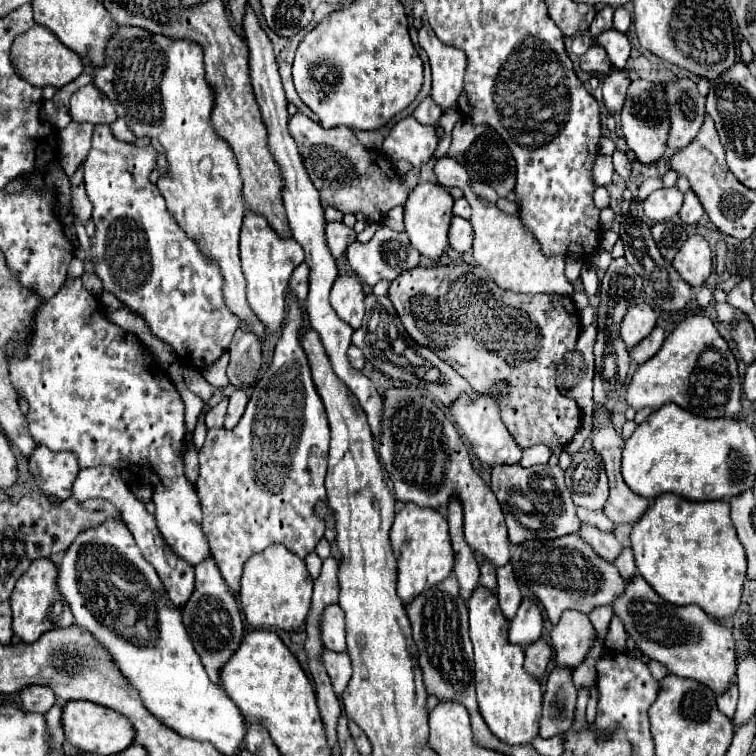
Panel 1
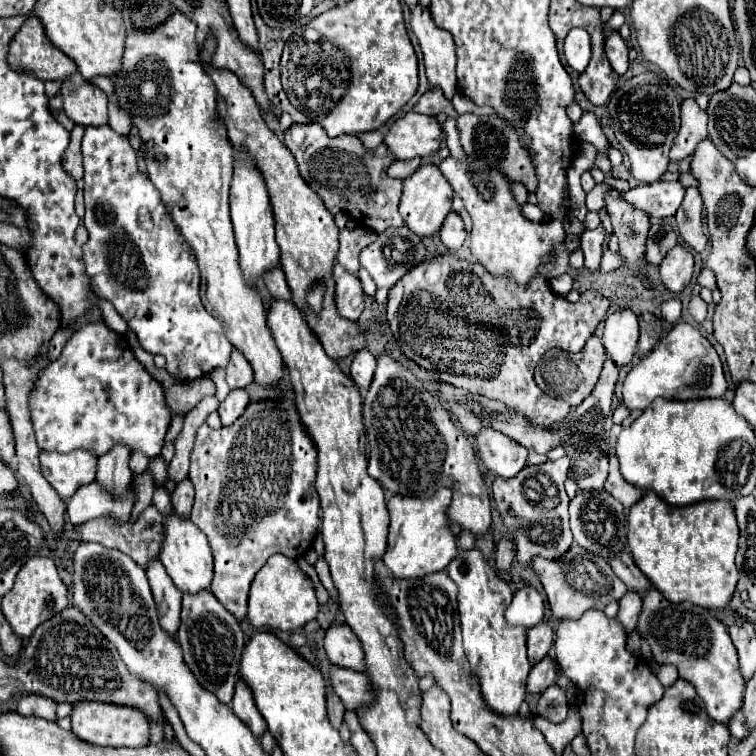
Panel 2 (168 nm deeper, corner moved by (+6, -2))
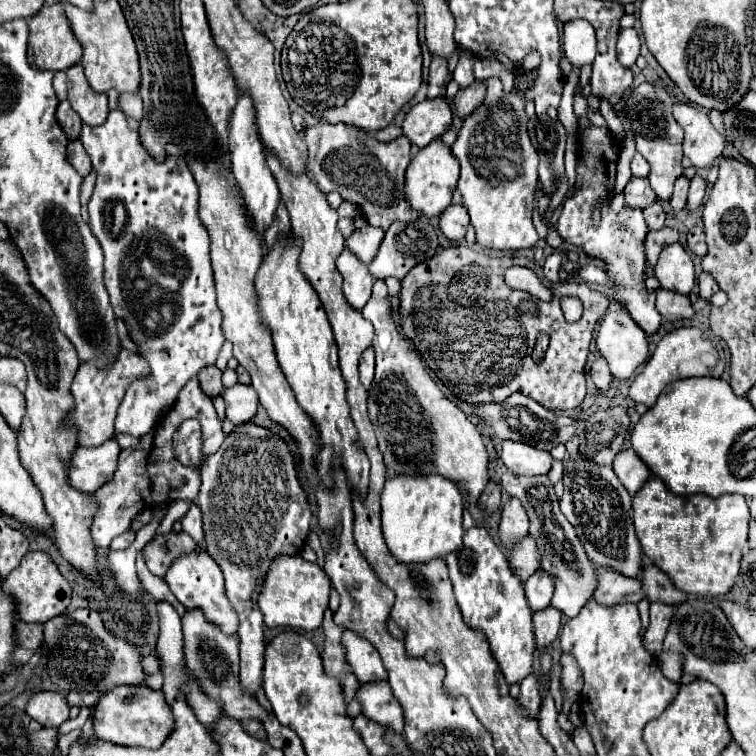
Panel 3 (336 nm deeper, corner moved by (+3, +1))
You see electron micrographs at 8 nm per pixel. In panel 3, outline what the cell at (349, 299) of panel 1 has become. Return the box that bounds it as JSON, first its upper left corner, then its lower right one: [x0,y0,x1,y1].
[336,249,372,311]

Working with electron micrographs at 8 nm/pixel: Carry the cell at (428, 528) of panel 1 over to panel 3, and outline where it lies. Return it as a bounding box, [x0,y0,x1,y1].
[382,475,462,563]

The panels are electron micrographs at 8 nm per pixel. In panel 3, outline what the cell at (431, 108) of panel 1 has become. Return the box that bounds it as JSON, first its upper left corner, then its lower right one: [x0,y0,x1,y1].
[428,59,450,99]

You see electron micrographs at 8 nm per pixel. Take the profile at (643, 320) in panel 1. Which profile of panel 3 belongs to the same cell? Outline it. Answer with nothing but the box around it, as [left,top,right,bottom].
[596,311,648,379]

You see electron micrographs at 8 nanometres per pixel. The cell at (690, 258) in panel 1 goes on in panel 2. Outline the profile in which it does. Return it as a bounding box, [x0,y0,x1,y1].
[659,246,693,292]

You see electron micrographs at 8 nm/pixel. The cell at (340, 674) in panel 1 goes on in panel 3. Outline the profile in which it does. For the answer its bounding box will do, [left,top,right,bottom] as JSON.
[356,681,404,733]

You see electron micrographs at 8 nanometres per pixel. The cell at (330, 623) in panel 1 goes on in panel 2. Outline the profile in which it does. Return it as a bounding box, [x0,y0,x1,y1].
[323,624,365,672]

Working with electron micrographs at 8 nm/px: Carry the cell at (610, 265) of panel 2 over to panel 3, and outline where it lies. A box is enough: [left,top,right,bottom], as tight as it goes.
[644,227,678,265]

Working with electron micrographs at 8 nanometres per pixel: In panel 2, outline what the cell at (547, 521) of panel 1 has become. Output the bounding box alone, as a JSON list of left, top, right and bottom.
[491,456,573,570]

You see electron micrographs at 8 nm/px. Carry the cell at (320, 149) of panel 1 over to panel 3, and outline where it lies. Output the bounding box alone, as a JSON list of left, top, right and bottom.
[304,121,418,231]

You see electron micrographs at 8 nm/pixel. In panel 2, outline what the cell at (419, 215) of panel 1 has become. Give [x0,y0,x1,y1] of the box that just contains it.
[399,164,453,238]

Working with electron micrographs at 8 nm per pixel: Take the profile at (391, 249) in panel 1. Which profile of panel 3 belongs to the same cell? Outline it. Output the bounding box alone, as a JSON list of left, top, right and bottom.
[370,219,438,279]

